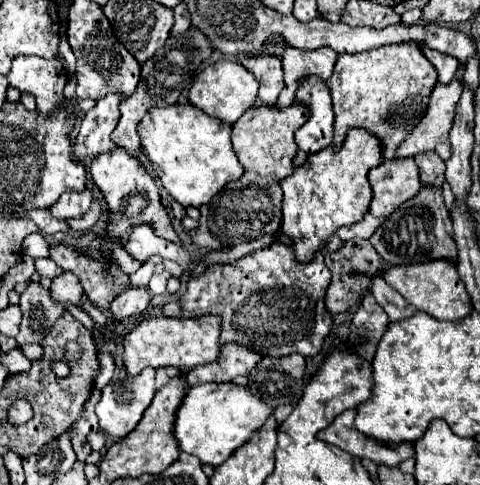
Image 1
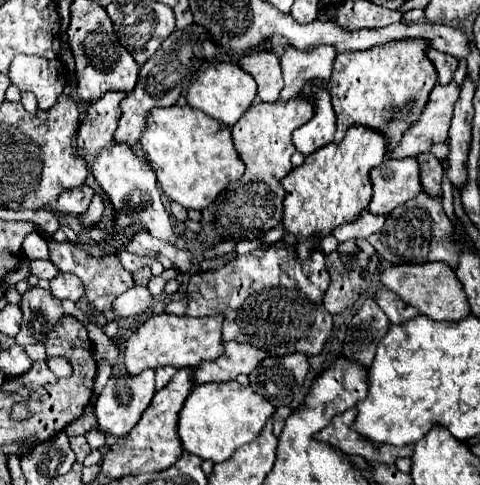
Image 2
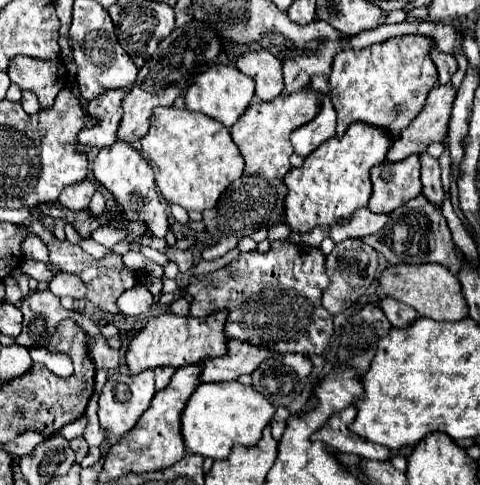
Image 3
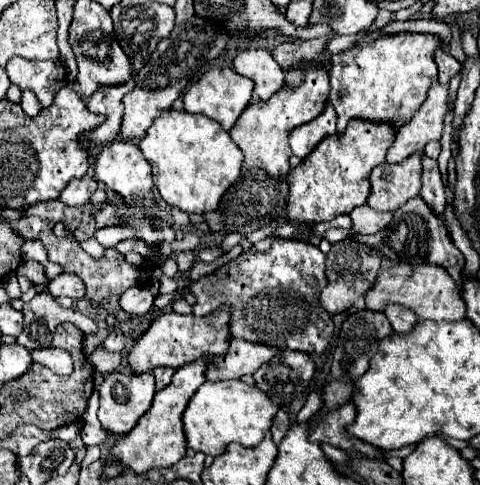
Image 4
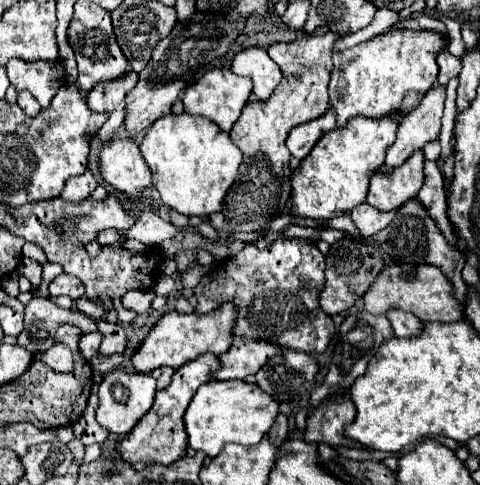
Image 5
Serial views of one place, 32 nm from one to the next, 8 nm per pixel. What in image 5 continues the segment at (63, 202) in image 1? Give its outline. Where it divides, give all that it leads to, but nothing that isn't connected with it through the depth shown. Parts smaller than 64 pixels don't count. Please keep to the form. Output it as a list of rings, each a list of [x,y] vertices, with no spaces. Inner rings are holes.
[[[84,172],[82,176],[68,180],[68,184],[64,186],[60,198],[62,200],[68,200],[72,204],[78,204],[78,202],[88,200],[90,198],[90,192],[94,192],[96,186],[98,186],[98,180],[90,172]]]

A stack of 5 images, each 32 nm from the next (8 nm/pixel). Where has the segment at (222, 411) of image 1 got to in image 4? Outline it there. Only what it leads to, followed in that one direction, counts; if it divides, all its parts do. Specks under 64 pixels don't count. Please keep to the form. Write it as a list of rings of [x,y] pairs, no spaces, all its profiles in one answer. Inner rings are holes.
[[[240,380],[204,382],[194,392],[182,414],[186,444],[190,450],[202,452],[212,458],[222,456],[232,442],[238,442],[242,446],[256,446],[262,440],[264,432],[270,428],[276,410],[278,408],[264,392]]]

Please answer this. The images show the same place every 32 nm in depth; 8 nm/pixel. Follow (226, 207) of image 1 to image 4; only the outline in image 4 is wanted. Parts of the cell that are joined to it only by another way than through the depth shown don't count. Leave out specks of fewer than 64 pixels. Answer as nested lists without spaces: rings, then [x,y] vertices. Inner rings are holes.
[[[326,62],[326,70],[310,70],[306,72],[306,82],[298,88],[284,86],[276,96],[272,96],[268,102],[252,102],[242,112],[238,122],[232,126],[230,136],[234,144],[244,152],[244,166],[242,166],[242,180],[234,182],[228,192],[222,196],[220,206],[212,212],[204,214],[206,224],[210,226],[210,232],[216,236],[224,234],[250,234],[258,228],[270,226],[286,212],[286,196],[288,196],[288,182],[286,174],[290,172],[288,158],[292,156],[292,150],[288,148],[288,136],[296,126],[302,126],[310,120],[314,120],[326,104],[330,82],[328,82],[328,70],[330,62]]]

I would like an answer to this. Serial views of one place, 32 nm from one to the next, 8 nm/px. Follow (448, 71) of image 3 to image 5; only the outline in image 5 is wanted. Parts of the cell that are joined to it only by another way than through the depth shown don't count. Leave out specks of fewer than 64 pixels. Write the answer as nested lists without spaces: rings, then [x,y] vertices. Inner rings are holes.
[[[448,50],[438,52],[436,62],[438,62],[438,68],[440,68],[440,74],[438,74],[438,82],[440,82],[440,84],[444,84],[444,86],[446,86],[450,78],[454,78],[454,76],[458,76],[458,74],[460,74],[462,62],[460,62],[458,58],[454,58]]]

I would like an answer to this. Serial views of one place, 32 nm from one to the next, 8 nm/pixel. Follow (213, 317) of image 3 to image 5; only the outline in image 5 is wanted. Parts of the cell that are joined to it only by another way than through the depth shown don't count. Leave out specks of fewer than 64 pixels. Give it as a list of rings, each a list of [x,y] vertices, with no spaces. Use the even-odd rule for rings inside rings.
[[[222,304],[214,312],[206,316],[196,314],[180,314],[176,310],[162,314],[158,322],[152,326],[148,336],[140,342],[140,346],[132,354],[132,366],[138,373],[150,373],[160,366],[172,366],[174,370],[184,366],[188,360],[194,360],[194,356],[202,354],[224,354],[230,348],[232,342],[232,324],[236,318],[236,308],[232,304]],[[190,356],[190,358],[188,358]]]

